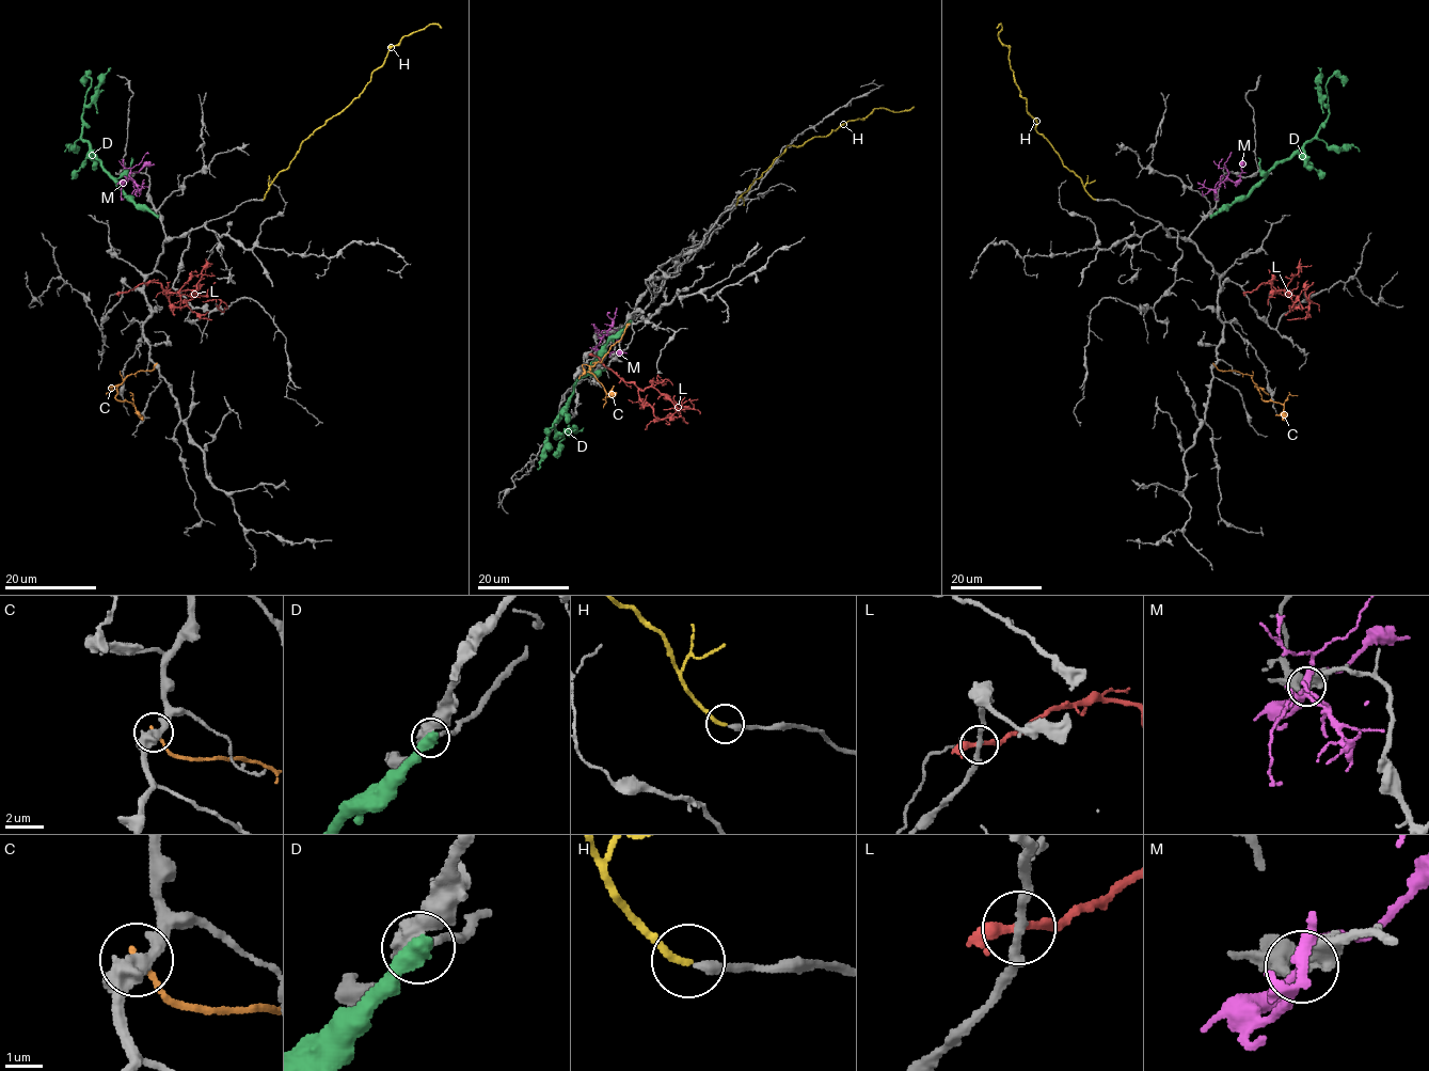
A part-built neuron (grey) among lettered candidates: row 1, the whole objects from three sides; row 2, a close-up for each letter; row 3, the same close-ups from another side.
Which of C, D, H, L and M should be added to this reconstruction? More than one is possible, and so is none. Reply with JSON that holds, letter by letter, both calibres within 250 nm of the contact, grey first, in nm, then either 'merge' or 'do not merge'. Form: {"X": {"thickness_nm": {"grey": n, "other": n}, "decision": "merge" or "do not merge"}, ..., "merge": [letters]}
{"C": {"thickness_nm": {"grey": 500, "other": 200}, "decision": "do not merge"}, "D": {"thickness_nm": {"grey": 440, "other": 600}, "decision": "do not merge"}, "H": {"thickness_nm": {"grey": 240, "other": 190}, "decision": "merge"}, "L": {"thickness_nm": {"grey": 200, "other": 260}, "decision": "do not merge"}, "M": {"thickness_nm": {"grey": 320, "other": 200}, "decision": "do not merge"}, "merge": ["H"]}

